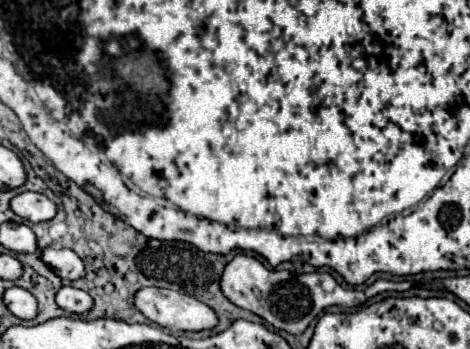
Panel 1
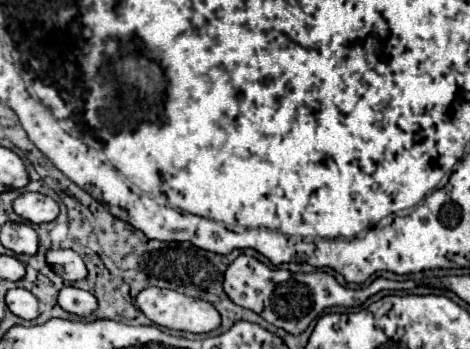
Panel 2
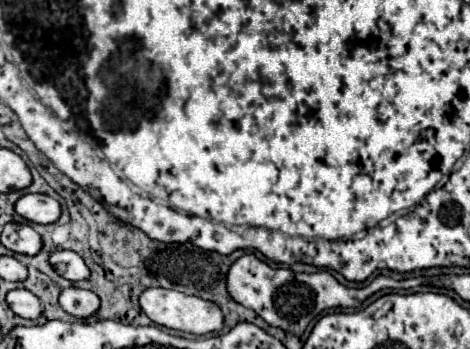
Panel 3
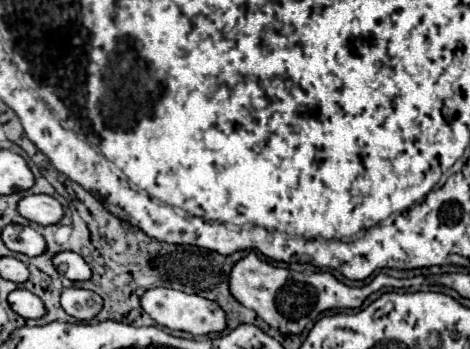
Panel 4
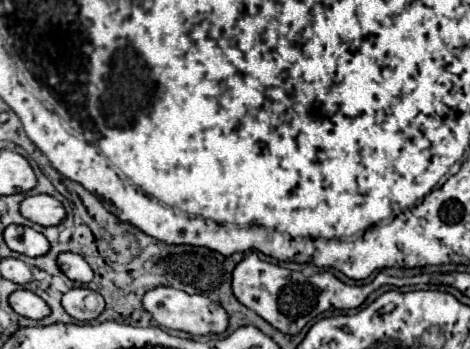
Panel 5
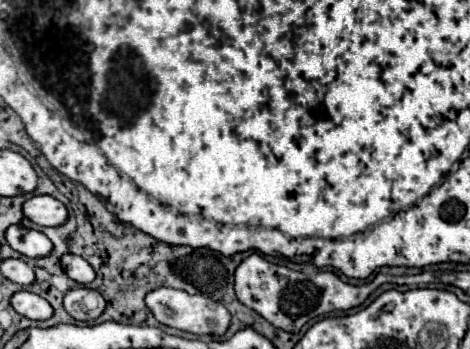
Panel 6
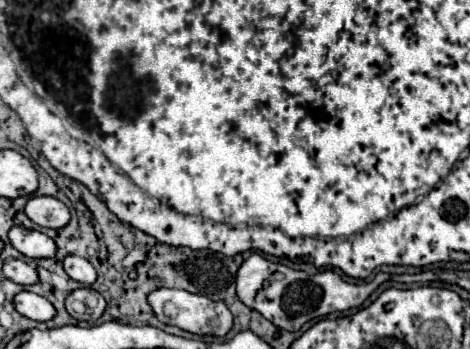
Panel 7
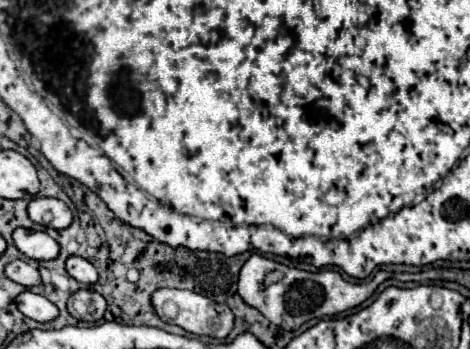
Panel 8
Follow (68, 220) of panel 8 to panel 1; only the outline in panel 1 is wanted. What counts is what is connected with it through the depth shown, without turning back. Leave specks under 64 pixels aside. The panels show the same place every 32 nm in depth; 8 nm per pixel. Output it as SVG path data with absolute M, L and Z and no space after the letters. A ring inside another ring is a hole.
M22 192L10 202L10 206L20 218L30 220L34 224L52 220L58 212L56 204L50 198L46 198L44 194L38 194L38 192Z

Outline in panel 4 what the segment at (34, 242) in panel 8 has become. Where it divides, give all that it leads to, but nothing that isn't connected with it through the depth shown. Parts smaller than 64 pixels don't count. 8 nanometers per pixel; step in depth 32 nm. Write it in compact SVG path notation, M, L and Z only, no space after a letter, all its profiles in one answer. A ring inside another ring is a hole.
M8 224L2 230L2 240L12 252L20 252L26 256L40 256L46 250L46 240L30 226Z

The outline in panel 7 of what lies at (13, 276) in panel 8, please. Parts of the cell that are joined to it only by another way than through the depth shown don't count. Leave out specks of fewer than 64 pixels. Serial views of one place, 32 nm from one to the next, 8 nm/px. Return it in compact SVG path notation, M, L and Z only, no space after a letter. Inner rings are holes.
M10 260L4 264L4 276L16 284L32 286L38 282L38 272L34 266L26 264L24 260Z

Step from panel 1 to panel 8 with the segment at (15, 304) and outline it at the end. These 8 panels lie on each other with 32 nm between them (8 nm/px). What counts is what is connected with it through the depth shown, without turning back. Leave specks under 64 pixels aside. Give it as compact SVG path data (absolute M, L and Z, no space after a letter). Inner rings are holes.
M24 290L16 298L16 306L24 316L28 316L36 322L52 322L58 316L58 308L48 298L34 294L30 290Z

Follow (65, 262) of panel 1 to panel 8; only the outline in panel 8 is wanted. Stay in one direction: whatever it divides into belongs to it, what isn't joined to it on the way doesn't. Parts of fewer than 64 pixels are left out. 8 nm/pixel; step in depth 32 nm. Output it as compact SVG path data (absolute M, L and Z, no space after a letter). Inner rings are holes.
M80 256L68 258L66 270L68 270L68 274L70 274L72 278L76 278L78 282L84 282L84 284L88 284L88 286L96 284L96 280L98 280L98 270L96 270L86 258L80 258Z

